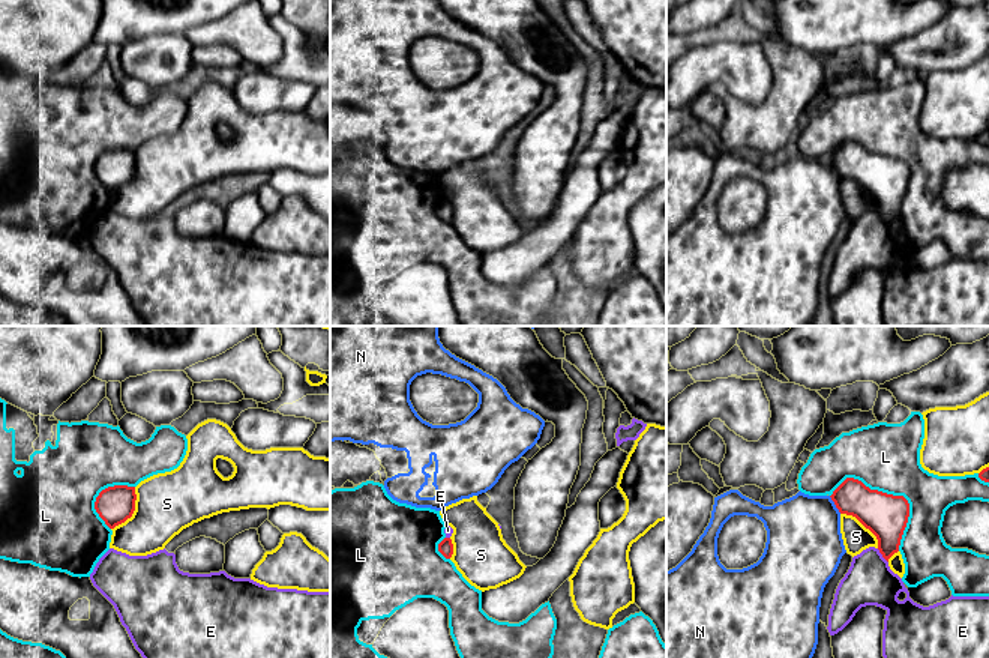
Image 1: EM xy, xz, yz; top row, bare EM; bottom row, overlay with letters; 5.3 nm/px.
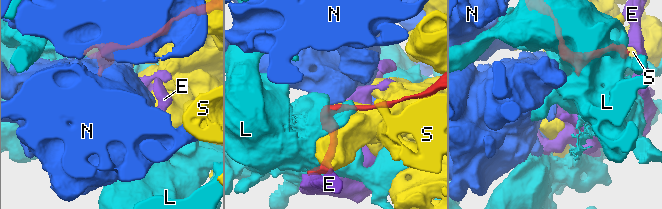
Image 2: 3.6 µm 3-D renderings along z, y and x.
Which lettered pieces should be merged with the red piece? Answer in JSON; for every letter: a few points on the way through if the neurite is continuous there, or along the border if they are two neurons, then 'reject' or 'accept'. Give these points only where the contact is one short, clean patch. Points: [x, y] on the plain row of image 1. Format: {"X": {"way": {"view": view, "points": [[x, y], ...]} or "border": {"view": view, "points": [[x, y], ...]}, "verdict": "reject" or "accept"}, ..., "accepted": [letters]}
{"E": {"border": {"view": "yz", "points": [[877, 212], [887, 226]]}, "verdict": "reject"}, "L": {"verdict": "reject"}, "N": {"verdict": "reject"}, "S": {"verdict": "reject"}, "accepted": []}

